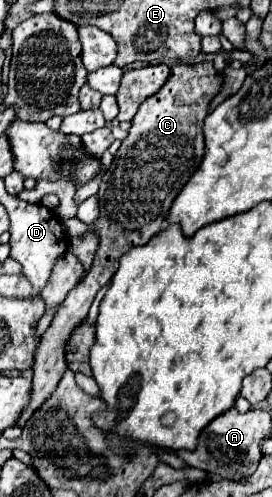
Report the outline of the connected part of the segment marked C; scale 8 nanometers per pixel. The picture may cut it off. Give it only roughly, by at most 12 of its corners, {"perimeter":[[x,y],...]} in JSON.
{"perimeter":[[211,61],[173,65],[99,185],[99,251],[41,337],[31,403],[119,257],[147,243],[203,159],[221,89]]}

